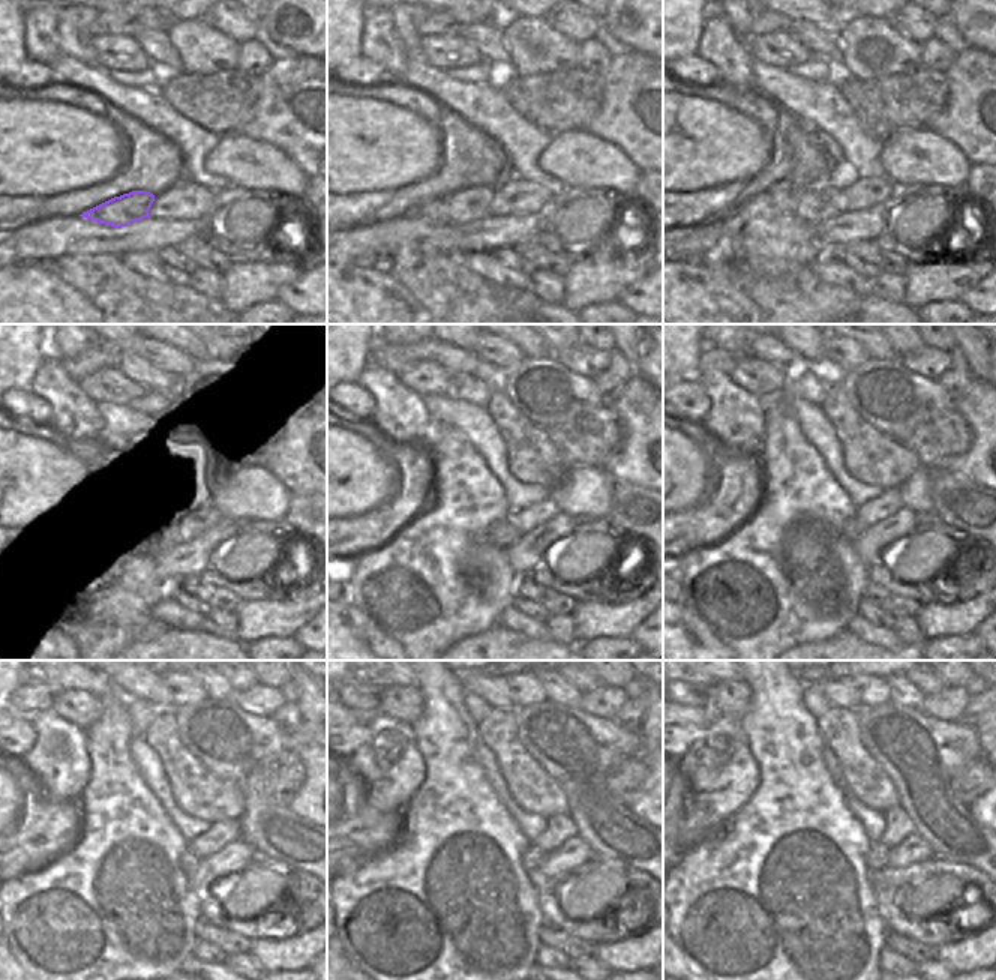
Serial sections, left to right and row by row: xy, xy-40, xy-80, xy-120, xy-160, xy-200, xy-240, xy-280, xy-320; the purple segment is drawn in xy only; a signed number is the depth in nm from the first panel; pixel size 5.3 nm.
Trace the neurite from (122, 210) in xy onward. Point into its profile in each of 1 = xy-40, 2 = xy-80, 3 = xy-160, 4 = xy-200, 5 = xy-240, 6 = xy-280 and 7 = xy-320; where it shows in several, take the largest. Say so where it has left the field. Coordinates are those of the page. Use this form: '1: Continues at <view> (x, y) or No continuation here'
1: Continues at xy-40 (471, 204)
2: Continues at xy-80 (818, 204)
3: Continues at xy-160 (501, 533)
4: Continues at xy-200 (852, 529)
5: Continues at xy-240 (189, 862)
6: Continues at xy-280 (533, 859)
7: Continues at xy-320 (878, 856).

